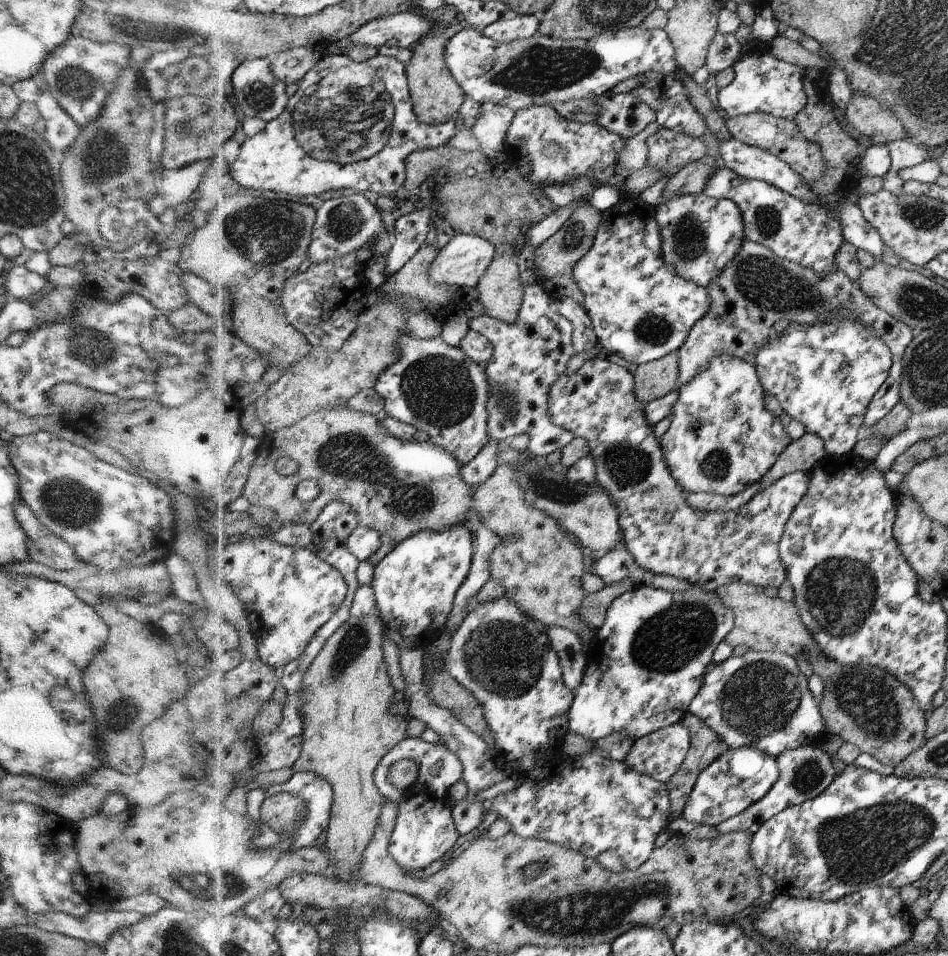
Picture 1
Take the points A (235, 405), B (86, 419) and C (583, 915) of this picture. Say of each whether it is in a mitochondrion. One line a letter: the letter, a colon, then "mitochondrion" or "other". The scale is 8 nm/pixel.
A: other
B: other
C: mitochondrion

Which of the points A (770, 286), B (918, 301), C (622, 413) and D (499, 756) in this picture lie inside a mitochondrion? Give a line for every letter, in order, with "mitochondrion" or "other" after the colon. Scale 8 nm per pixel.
A: mitochondrion
B: mitochondrion
C: mitochondrion
D: other

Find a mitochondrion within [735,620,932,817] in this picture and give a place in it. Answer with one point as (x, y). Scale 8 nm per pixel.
(869, 702)

